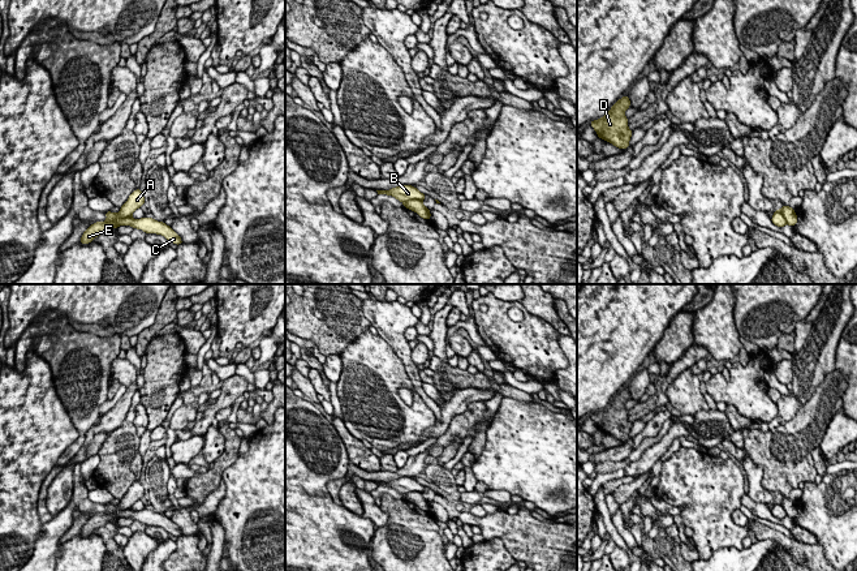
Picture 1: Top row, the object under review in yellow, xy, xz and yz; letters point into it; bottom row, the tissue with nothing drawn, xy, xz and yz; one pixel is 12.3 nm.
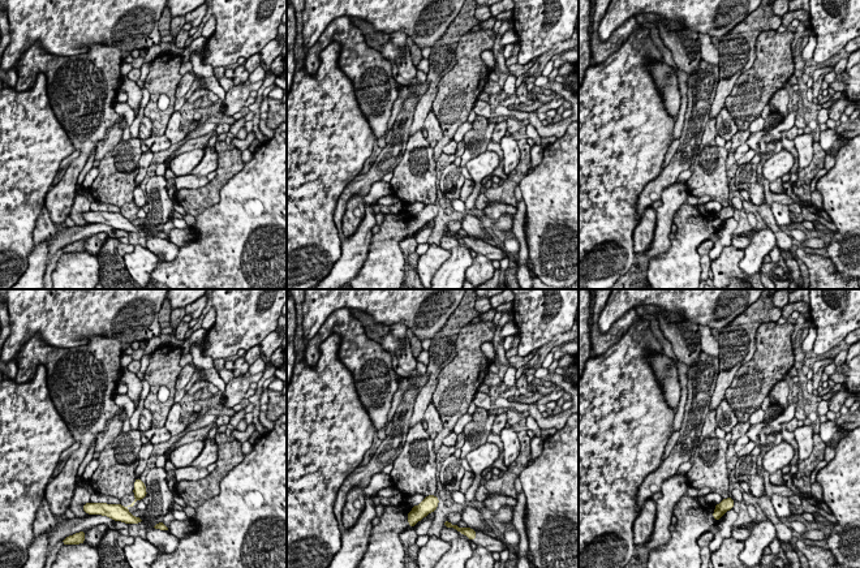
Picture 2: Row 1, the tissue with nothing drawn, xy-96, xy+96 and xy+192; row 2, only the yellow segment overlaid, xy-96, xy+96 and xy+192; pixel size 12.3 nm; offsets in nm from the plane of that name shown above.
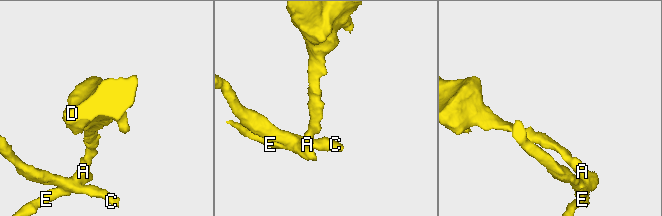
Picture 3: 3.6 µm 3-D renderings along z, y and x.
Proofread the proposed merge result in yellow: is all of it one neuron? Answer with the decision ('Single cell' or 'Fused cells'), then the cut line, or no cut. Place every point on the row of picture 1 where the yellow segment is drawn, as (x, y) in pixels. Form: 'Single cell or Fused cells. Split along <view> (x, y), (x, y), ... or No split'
Fused cells. Split along xy (130, 215), (107, 219)

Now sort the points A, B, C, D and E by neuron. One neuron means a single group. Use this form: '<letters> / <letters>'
A D E / B C

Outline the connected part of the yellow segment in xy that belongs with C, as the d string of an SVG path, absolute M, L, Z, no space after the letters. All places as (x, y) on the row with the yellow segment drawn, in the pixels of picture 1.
M105 211L105 216L108 220L117 220L120 226L132 226L134 229L142 229L146 233L162 235L176 245L184 244L181 237L164 222L158 222L156 219L146 216L141 219L134 219L132 216L120 219L119 214L111 211Z

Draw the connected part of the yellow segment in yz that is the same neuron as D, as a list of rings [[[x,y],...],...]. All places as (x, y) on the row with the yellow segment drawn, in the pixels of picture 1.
[[[624,95],[603,117],[590,121],[599,138],[623,150],[629,147],[633,133],[628,126],[628,117],[624,115],[629,107],[629,96]]]

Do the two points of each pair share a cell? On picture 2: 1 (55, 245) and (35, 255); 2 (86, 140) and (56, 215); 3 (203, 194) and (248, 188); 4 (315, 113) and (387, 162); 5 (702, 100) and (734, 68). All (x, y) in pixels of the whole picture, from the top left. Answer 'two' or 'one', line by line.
1: two
2: one
3: two
4: two
5: two

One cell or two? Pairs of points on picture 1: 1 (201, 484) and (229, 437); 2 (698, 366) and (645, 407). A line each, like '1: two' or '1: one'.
1: one
2: two

